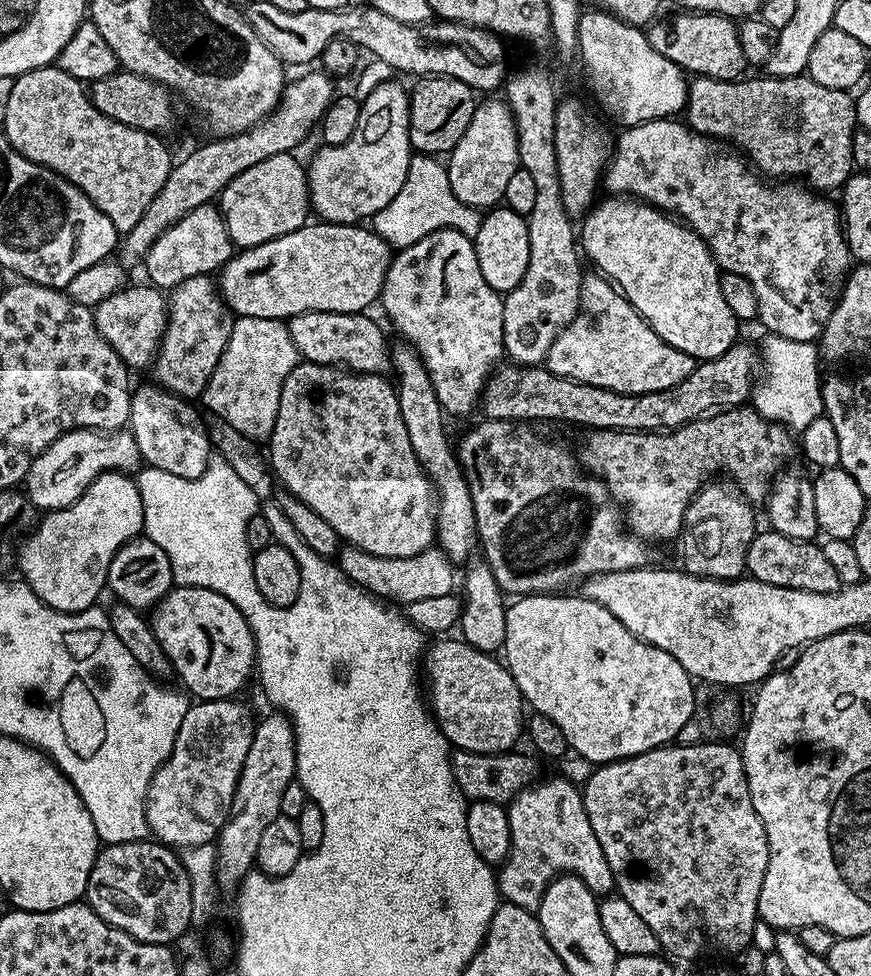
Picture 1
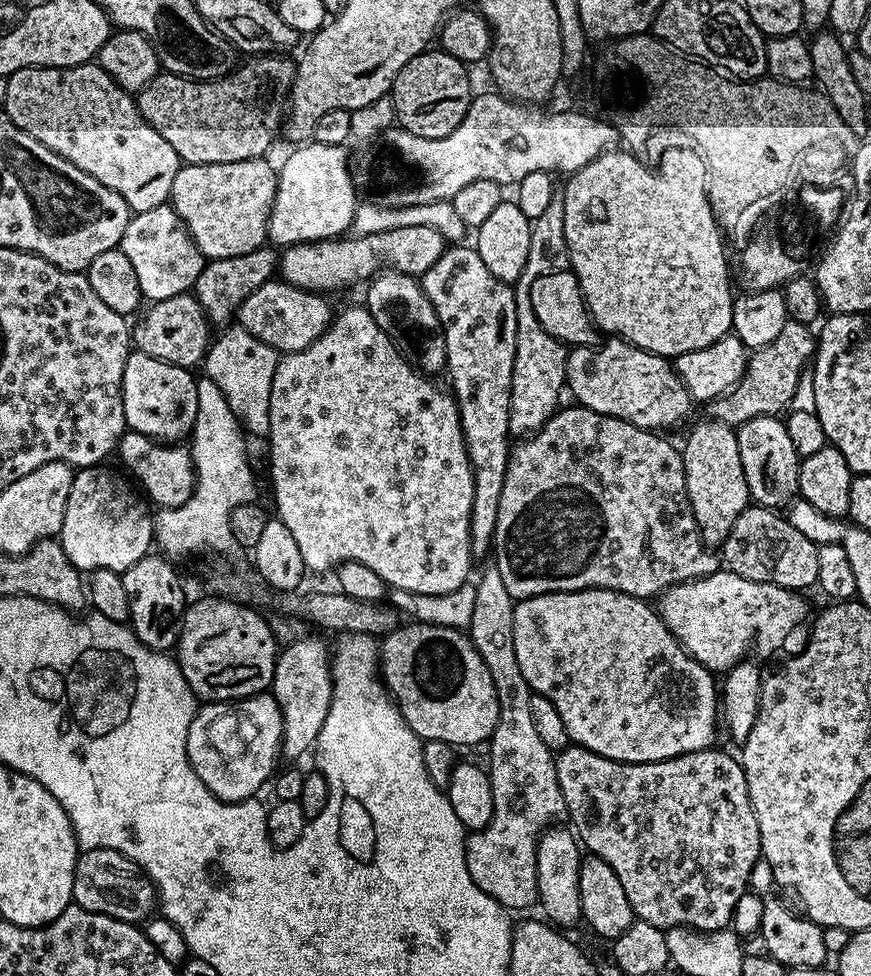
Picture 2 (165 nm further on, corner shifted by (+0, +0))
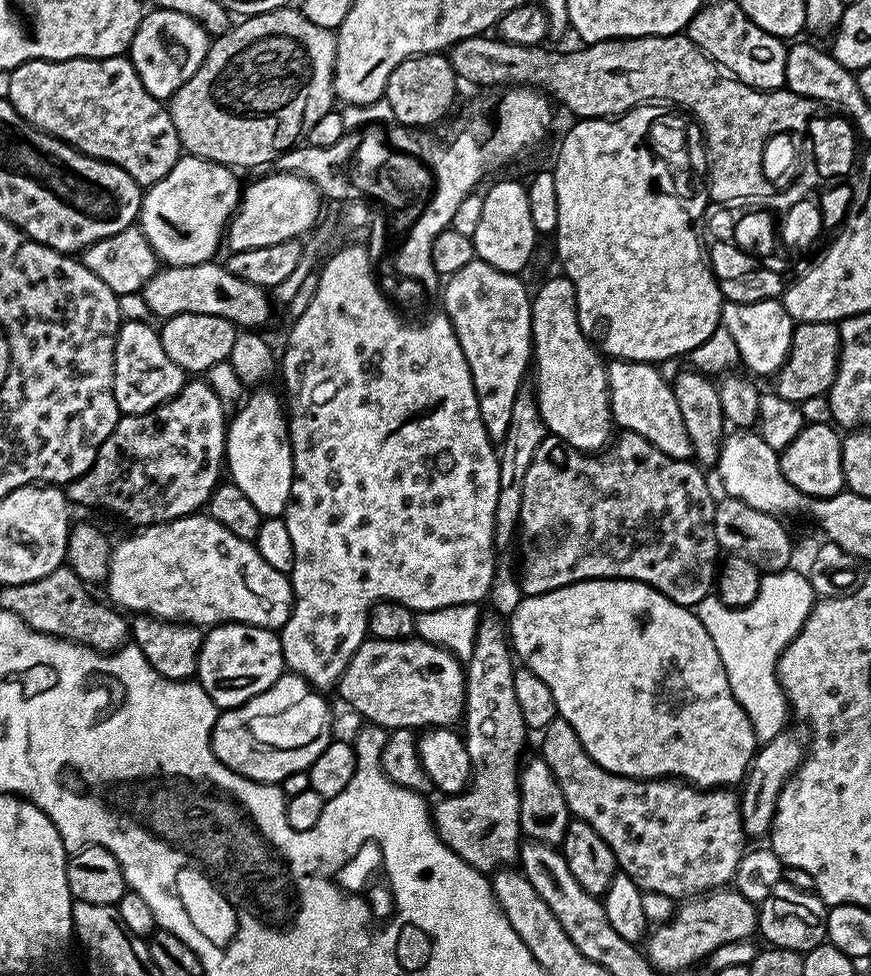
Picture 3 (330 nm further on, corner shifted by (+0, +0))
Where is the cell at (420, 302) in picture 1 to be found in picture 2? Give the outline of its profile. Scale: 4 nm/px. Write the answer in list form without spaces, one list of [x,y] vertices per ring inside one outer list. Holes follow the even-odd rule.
[[[445,247],[444,253],[426,270],[422,283],[426,290],[426,298],[434,306],[438,314],[446,342],[446,376],[452,379],[450,391],[456,398],[460,411],[460,426],[464,435],[464,446],[468,451],[470,466],[474,478],[474,502],[470,510],[470,542],[473,557],[489,555],[492,547],[494,526],[498,522],[498,498],[502,498],[502,482],[508,465],[510,451],[510,433],[508,431],[508,415],[510,414],[510,382],[514,374],[514,342],[518,334],[518,318],[516,317],[516,293],[511,283],[494,278],[490,270],[486,270],[486,262],[482,262],[475,247]]]

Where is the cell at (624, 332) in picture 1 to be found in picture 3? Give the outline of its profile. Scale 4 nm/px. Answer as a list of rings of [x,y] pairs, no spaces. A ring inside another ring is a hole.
[[[613,359],[607,370],[613,421],[625,432],[642,434],[646,442],[658,446],[658,450],[662,450],[662,454],[670,454],[670,458],[692,460],[692,443],[690,434],[686,434],[686,422],[682,422],[672,385],[664,380],[659,367],[639,364],[637,360]]]

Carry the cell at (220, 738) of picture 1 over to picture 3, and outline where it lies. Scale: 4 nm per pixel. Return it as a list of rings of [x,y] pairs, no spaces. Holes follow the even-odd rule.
[[[295,674],[280,676],[274,686],[262,690],[246,703],[237,708],[223,709],[217,715],[216,725],[212,731],[212,749],[216,760],[222,762],[234,774],[242,774],[248,780],[255,780],[257,784],[279,785],[290,774],[307,772],[308,767],[326,750],[326,746],[334,739],[332,732],[332,712],[323,700],[321,693],[313,688],[307,680]]]

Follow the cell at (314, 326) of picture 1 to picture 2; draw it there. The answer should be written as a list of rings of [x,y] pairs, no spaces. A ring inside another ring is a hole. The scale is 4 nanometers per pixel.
[[[273,278],[258,286],[258,290],[242,302],[238,324],[254,334],[254,338],[266,342],[277,354],[306,350],[306,346],[319,338],[334,319],[334,308],[324,300],[327,299],[323,295],[287,284],[282,278]]]

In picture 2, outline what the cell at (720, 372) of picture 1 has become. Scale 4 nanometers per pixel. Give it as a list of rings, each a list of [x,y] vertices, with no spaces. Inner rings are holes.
[[[790,318],[786,326],[782,326],[782,331],[778,334],[778,338],[774,338],[774,342],[755,349],[749,355],[741,380],[725,394],[715,400],[707,401],[707,415],[711,419],[739,426],[752,418],[783,413],[791,405],[798,390],[798,382],[809,367],[816,350],[817,337],[813,329],[811,332],[808,328],[811,327],[805,321]]]

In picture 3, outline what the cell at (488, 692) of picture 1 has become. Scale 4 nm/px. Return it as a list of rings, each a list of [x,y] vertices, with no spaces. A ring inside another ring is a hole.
[[[413,638],[410,640],[373,640],[365,639],[364,644],[350,658],[350,662],[346,666],[346,670],[340,675],[340,683],[338,685],[338,693],[357,712],[360,716],[365,716],[369,725],[385,730],[393,728],[415,728],[417,730],[427,730],[430,728],[446,728],[456,723],[463,717],[464,705],[466,703],[466,668],[463,663],[456,657],[453,652],[447,652],[445,648],[438,648],[434,644],[427,644],[426,641]]]

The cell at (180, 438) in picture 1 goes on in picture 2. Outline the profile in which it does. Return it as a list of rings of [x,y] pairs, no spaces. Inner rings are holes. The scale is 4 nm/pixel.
[[[129,351],[120,383],[125,425],[133,432],[146,434],[151,440],[183,441],[191,433],[198,414],[197,377],[192,375],[182,366],[150,358],[145,352]]]

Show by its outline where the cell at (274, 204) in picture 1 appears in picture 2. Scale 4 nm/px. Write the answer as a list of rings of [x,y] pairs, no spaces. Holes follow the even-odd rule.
[[[261,158],[221,164],[184,164],[178,170],[170,203],[208,260],[234,258],[265,247],[268,212],[272,209],[278,175],[277,169],[266,161]]]

